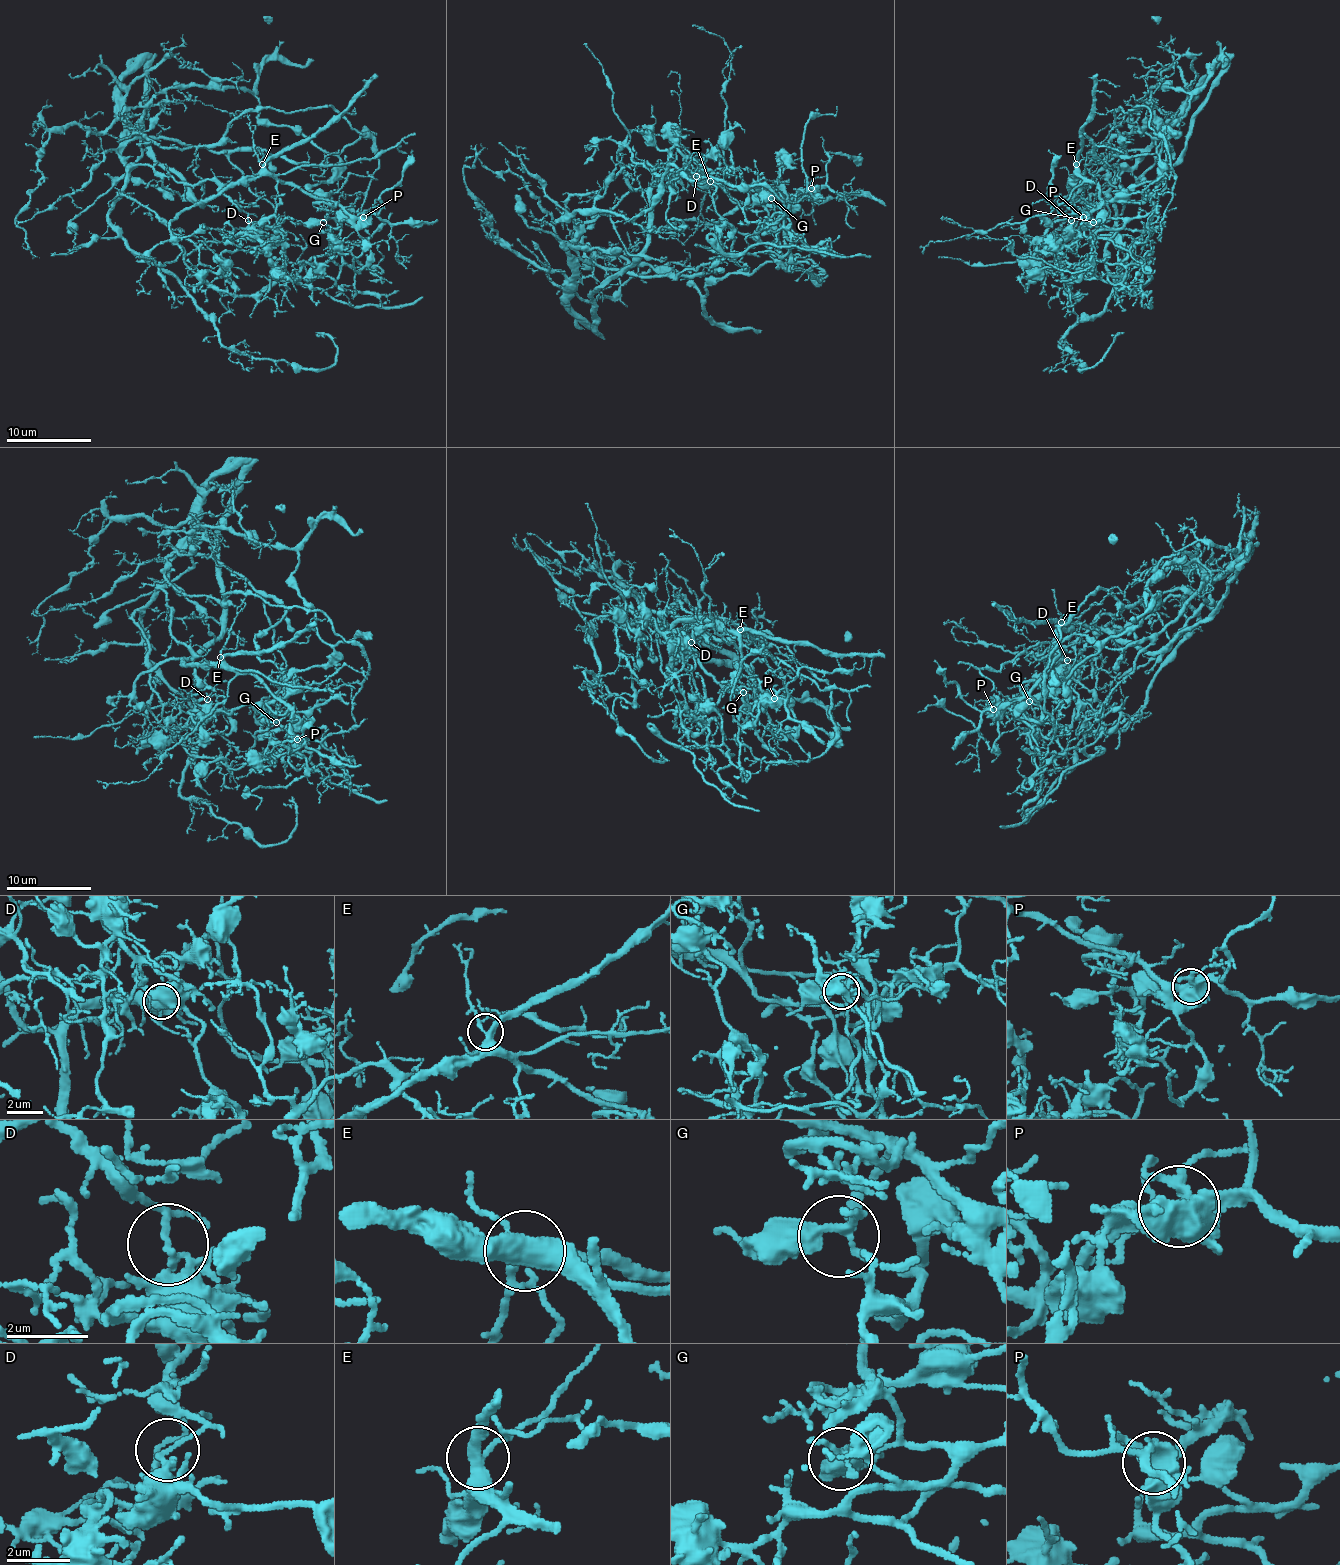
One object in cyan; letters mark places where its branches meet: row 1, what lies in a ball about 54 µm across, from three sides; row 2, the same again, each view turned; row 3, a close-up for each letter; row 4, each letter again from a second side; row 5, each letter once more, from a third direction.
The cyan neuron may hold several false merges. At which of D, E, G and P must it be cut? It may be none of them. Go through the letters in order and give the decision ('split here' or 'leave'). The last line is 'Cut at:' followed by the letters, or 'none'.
D: split here
E: leave
G: leave
P: split here
Cut at: D, P

